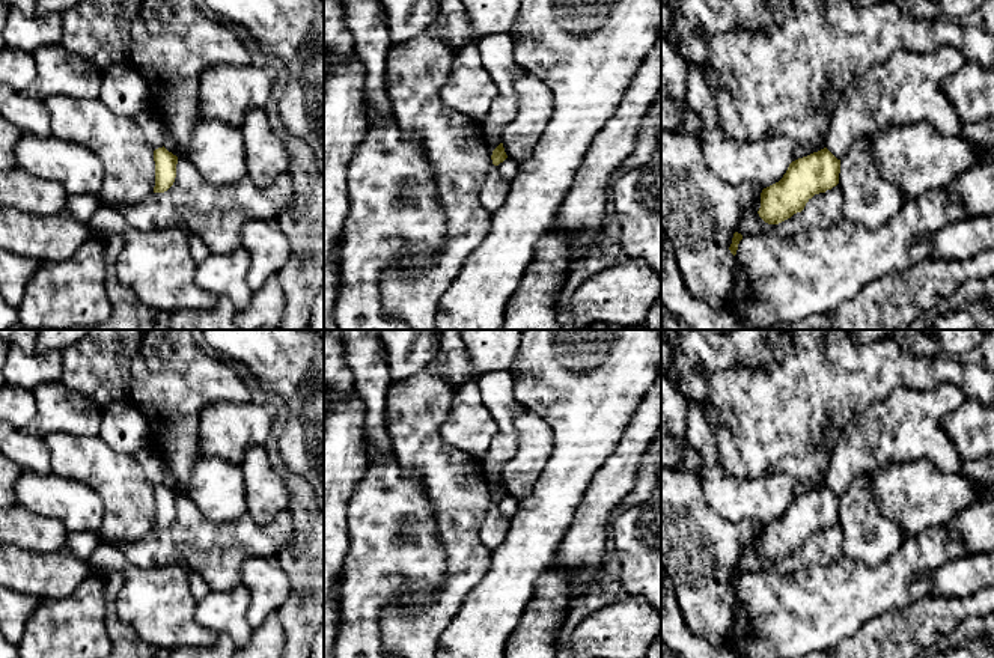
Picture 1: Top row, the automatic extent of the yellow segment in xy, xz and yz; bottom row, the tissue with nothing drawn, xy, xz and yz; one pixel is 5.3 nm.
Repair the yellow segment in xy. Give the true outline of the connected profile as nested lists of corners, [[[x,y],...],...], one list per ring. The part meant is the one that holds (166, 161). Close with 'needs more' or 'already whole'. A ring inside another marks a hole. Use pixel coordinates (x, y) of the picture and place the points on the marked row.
[[[164,146],[154,151],[155,161],[155,187],[154,193],[167,191],[176,178],[178,157],[169,152]]] | already whole

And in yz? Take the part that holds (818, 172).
[[[827,148],[792,161],[783,178],[761,193],[759,217],[768,224],[779,224],[801,212],[819,193],[839,184],[840,160]]] | already whole

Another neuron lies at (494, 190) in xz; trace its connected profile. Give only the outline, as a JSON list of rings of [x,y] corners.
[[[491,166],[483,185],[480,188],[480,203],[491,214],[503,206],[508,194],[511,191],[511,181],[502,178],[497,166]]]

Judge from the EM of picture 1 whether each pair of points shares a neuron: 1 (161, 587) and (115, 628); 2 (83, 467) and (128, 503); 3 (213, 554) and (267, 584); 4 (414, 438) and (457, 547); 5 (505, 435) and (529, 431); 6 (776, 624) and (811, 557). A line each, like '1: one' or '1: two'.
1: two
2: one
3: two
4: one
5: two
6: two

